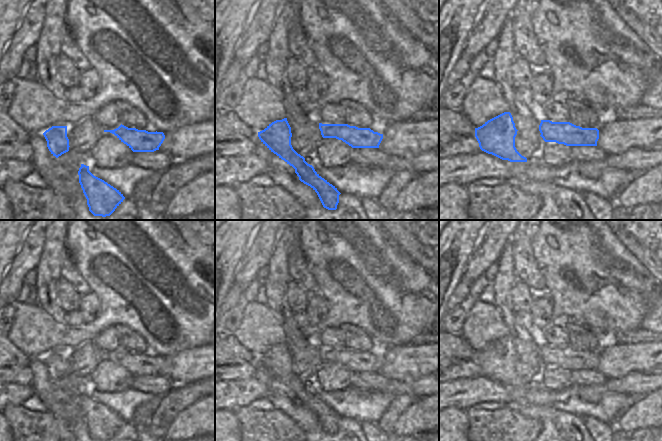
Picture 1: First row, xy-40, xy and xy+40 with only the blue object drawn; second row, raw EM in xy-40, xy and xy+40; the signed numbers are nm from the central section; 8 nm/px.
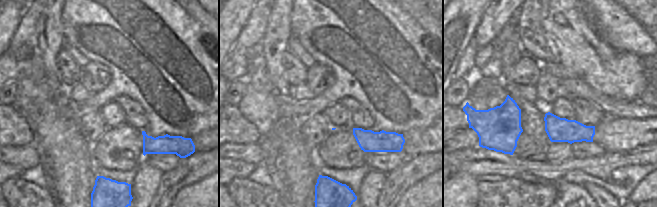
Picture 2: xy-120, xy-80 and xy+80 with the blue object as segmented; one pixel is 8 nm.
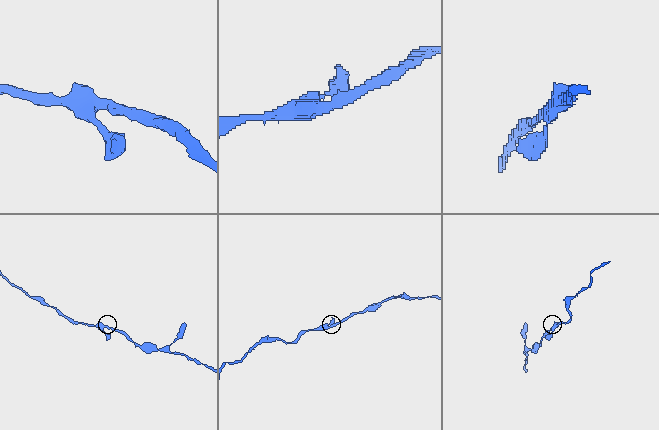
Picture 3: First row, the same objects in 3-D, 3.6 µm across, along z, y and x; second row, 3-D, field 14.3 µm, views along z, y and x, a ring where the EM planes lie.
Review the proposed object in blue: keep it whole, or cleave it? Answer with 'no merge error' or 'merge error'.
no merge error

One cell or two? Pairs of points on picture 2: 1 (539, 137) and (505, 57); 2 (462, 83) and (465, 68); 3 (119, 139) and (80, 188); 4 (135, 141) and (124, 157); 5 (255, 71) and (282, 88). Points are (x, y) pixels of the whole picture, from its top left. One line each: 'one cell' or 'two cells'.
1: one cell
2: two cells
3: two cells
4: one cell
5: two cells

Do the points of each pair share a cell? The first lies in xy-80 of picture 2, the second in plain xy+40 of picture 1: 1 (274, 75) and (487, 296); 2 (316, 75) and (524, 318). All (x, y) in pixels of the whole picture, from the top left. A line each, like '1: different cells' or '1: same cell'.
1: different cells
2: different cells

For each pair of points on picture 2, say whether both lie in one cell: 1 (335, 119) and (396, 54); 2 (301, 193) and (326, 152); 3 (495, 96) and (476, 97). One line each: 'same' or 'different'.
1: different
2: different
3: same

